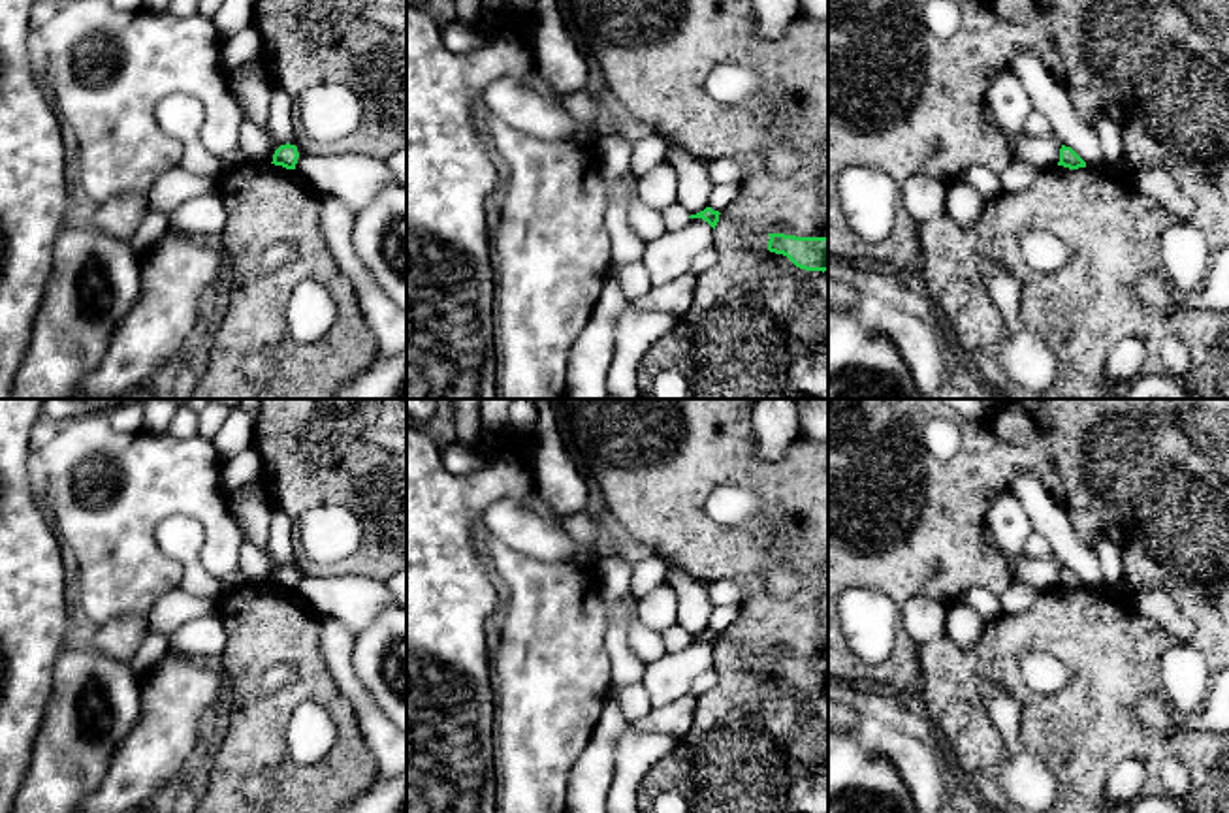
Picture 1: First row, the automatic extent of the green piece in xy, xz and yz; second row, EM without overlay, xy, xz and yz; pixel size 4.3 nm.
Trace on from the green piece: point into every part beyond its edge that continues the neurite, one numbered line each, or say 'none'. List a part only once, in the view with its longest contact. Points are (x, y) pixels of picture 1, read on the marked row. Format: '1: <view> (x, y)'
none

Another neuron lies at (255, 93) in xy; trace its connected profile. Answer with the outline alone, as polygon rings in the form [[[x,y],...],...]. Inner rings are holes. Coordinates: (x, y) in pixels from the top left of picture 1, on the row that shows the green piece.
[[[262,56],[252,58],[241,66],[245,73],[237,81],[237,94],[233,100],[239,102],[243,115],[262,130],[263,160],[273,162],[273,154],[280,147],[269,134],[273,81],[250,72],[258,62],[262,62]]]

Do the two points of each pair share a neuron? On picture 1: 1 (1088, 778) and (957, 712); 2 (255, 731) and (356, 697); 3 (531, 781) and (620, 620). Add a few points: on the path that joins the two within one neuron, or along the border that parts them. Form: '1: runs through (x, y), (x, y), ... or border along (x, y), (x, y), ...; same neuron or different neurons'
1: runs through (1060, 734), (998, 670), (975, 670); same neuron
2: border along (326, 659), (326, 669), (335, 687), (354, 714); different neurons
3: border along (603, 640), (610, 661), (608, 689); different neurons

